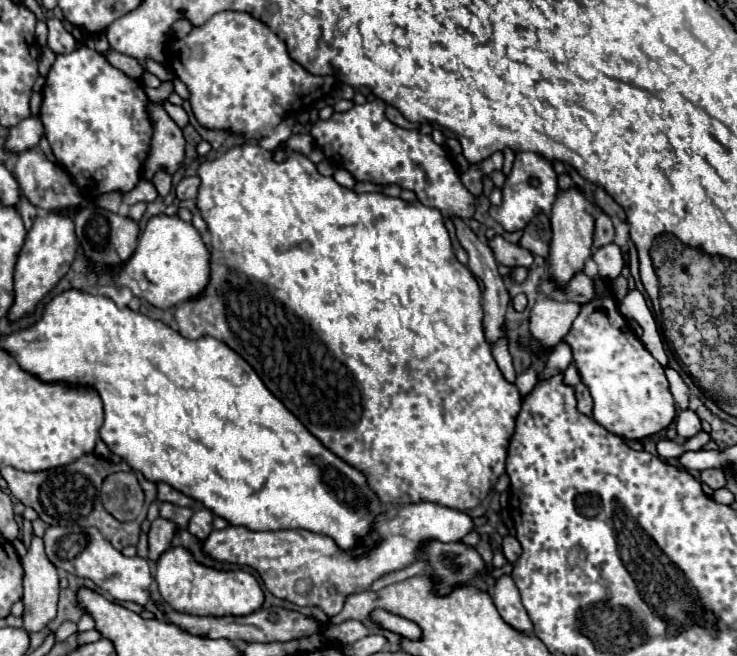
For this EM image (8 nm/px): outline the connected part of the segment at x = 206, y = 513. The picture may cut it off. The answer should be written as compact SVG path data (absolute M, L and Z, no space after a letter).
M208 508L196 510L190 524L188 524L188 532L200 540L208 538L208 534L212 532L212 518L214 518L214 514Z

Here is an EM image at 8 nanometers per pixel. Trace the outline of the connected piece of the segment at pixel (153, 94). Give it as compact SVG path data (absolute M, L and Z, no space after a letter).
M173 81L162 82L162 86L157 89L146 89L144 91L148 96L148 99L154 103L162 103L164 100L168 99L168 96L174 91Z

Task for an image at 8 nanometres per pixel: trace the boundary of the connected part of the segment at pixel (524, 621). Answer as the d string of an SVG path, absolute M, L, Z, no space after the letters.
M504 574L504 578L500 578L500 582L496 582L496 586L492 588L490 594L492 594L494 604L500 612L500 616L504 618L504 622L508 622L512 628L516 628L520 632L532 634L532 622L520 602L520 592L510 576Z

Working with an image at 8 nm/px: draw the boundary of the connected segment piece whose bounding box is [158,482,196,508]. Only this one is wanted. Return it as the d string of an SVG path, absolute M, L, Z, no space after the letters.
M160 482L158 484L158 500L162 502L172 502L172 504L178 504L178 506L188 506L188 508L196 508L196 500L174 490L170 484L164 484Z

